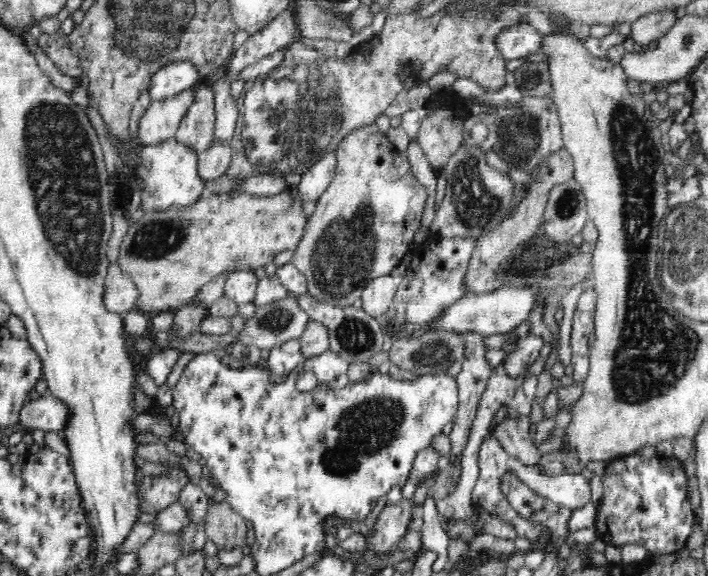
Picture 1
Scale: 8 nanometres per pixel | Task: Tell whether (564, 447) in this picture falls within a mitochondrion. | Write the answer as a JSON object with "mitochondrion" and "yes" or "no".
{"mitochondrion":"no"}

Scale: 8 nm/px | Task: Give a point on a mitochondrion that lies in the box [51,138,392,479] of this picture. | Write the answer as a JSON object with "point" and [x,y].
{"point":[345,252]}

